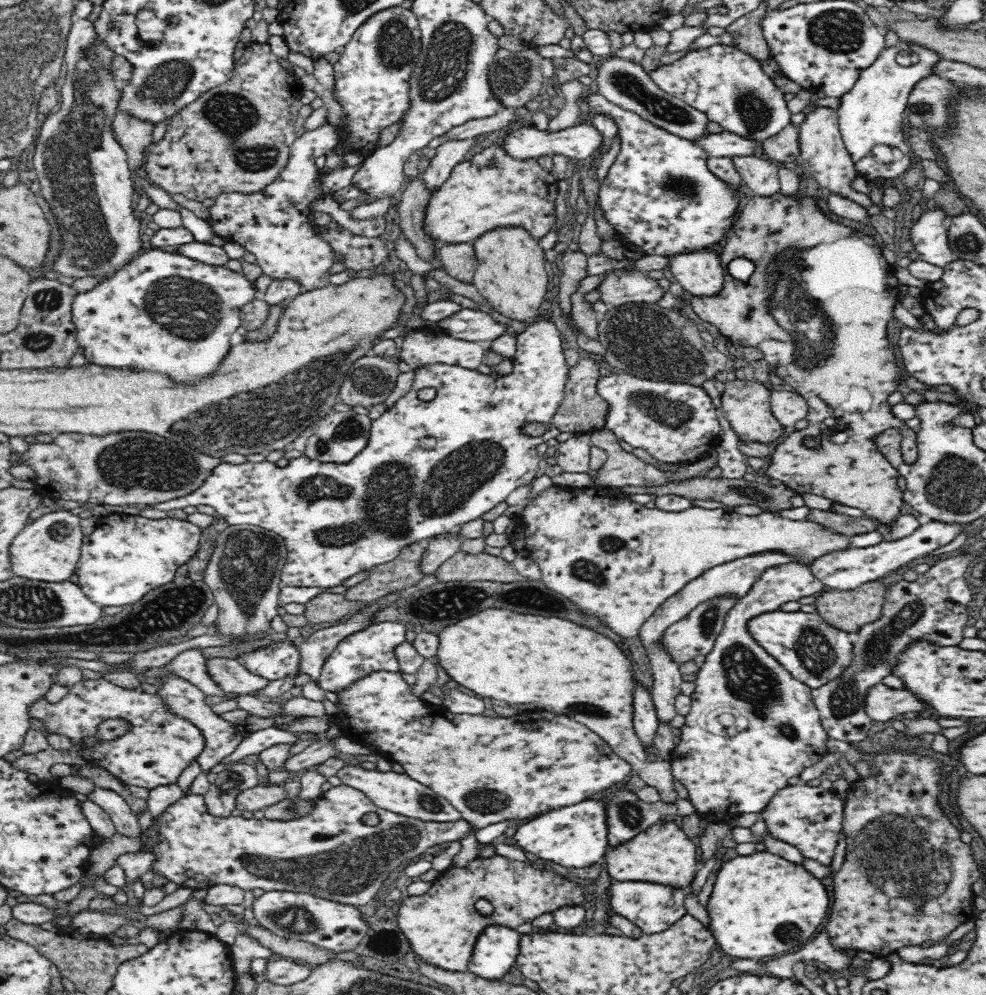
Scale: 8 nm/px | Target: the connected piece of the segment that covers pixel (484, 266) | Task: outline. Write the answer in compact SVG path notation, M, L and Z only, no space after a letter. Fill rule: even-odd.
M500 226L484 232L472 243L478 261L474 285L494 310L514 320L530 321L538 314L537 308L546 294L545 251L538 241L522 226Z

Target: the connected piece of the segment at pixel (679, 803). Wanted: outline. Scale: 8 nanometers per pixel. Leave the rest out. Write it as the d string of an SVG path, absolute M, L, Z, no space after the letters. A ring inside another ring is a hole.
M612 788L606 794L598 798L604 803L606 811L606 827L608 827L608 842L617 845L635 837L636 834L644 832L650 824L658 822L666 815L687 816L695 812L694 807L688 799L677 798L675 801L660 800L655 803L646 803L638 798L637 794L626 788Z

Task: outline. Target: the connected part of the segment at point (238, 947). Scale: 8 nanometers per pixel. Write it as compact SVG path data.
M240 934L234 942L229 945L232 954L232 963L238 977L244 976L246 972L251 972L253 960L258 958L270 959L273 951L265 946L260 946L253 938L248 938L245 934Z

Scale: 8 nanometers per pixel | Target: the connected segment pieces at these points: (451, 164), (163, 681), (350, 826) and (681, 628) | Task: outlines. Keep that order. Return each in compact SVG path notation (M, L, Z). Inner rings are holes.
M476 138L448 139L436 148L428 166L424 169L422 179L431 192L439 187L449 176L454 167L463 161L464 156L474 146Z
M164 673L159 677L154 678L156 685L156 697L160 699L160 703L164 705L164 709L168 713L180 718L190 721L194 725L204 739L205 748L198 756L198 763L202 769L209 771L222 762L224 758L231 755L243 738L237 732L236 725L224 721L218 714L212 711L212 708L206 704L206 696L198 687L191 685L191 683L178 675L172 673Z
M342 784L342 785L339 785L339 786L336 786L336 787L332 787L332 788L330 788L330 789L328 789L328 790L326 790L326 791L324 791L324 792L322 792L322 793L320 793L320 794L319 794L319 795L318 795L318 796L317 796L317 797L316 797L316 798L315 798L315 801L314 801L314 802L313 802L313 805L312 805L312 808L311 808L311 809L310 809L310 810L309 810L309 811L308 811L308 814L304 814L304 816L300 816L300 818L294 818L294 820L269 820L269 819L268 819L268 818L262 818L262 820L256 820L256 818L254 818L254 817L253 817L253 818L243 818L243 817L242 817L242 816L231 816L231 815L230 815L230 816L228 816L228 818L223 818L223 817L222 817L222 816L213 816L213 815L212 815L212 814L209 814L209 813L208 813L208 805L206 805L206 801L205 801L205 800L204 800L204 797L203 797L203 795L198 795L198 794L192 794L192 795L186 795L186 794L185 794L185 795L184 795L184 796L183 796L183 797L182 797L182 798L180 798L180 800L177 800L177 801L176 801L176 802L174 802L174 804L171 804L171 805L170 805L170 806L168 806L168 808L165 808L165 809L164 809L164 810L163 810L163 811L162 811L162 812L161 812L161 813L162 813L162 814L160 814L160 816L156 816L156 818L153 818L153 820L152 820L152 829L154 829L154 831L156 831L156 836L155 836L155 837L156 837L156 840L155 840L155 841L154 841L154 842L153 842L153 845L152 845L152 846L151 846L151 847L150 847L150 848L149 848L149 852L151 852L151 853L152 853L152 854L153 854L153 861L152 861L152 862L151 862L151 865L150 865L150 866L149 866L149 870L151 870L151 871L152 871L152 872L154 872L154 874L156 874L156 876L160 876L160 878L166 878L166 880L168 880L168 881L167 881L167 882L172 882L172 884L176 884L176 886L178 886L178 887L180 887L180 888L191 888L191 889L196 889L196 890L200 890L200 889L206 889L206 888L208 888L208 887L211 887L211 886L214 886L214 885L217 885L217 884L231 884L231 885L234 885L234 886L239 886L239 887L240 887L240 888L241 888L241 889L242 889L242 890L254 890L254 888L263 888L263 889L264 889L264 890L266 890L266 891L273 891L273 890L281 890L281 891L282 891L282 890L284 890L284 891L292 891L292 892L305 892L305 893L306 893L306 894L312 894L312 896L316 896L316 897L318 897L318 898L324 898L324 899L328 899L328 900L330 900L330 901L332 901L332 902L339 902L339 903L340 903L340 904L344 904L344 905L350 905L350 906L356 906L356 907L358 907L358 908L359 908L359 907L360 907L360 906L364 906L364 905L367 905L367 904L368 904L368 903L369 903L369 902L370 902L370 901L371 901L371 900L372 900L372 899L373 899L373 896L374 896L374 895L375 895L375 894L376 894L376 892L378 892L378 889L379 889L379 888L380 888L380 885L381 885L381 884L382 884L382 882L384 882L384 880L386 880L386 878L388 878L388 876L390 876L390 872L392 872L392 870L396 870L396 868L398 868L398 866L402 866L402 864L404 864L404 862L406 862L406 860L412 860L412 858L414 858L414 856L418 856L418 854L422 854L422 852L426 852L426 850L428 850L428 848L430 848L430 846L436 846L436 844L442 844L442 842L454 842L454 841L460 841L460 840L464 840L464 838L466 838L466 836L470 836L470 834L476 834L476 833L477 833L477 828L475 828L475 827L474 827L474 826L473 826L473 825L472 825L472 824L471 824L471 823L470 823L470 822L467 822L467 821L466 821L466 820L463 820L463 819L462 819L462 820L458 820L458 822L423 822L423 821L420 821L420 820L417 820L417 819L414 819L414 818L407 818L407 817L404 817L404 816L402 816L402 815L400 815L400 814L395 814L395 813L393 813L393 812L390 812L390 811L389 811L389 810L384 810L384 809L381 809L381 808L380 808L380 807L379 807L379 806L376 806L376 805L375 805L375 804L374 804L374 803L373 803L373 802L372 802L372 801L371 801L371 800L370 800L370 799L369 799L369 798L368 798L368 797L367 797L367 796L366 796L366 795L365 795L365 794L364 794L364 793L363 793L363 792L362 792L362 791L360 791L360 789L356 789L356 788L354 788L354 787L352 787L352 786L348 786L348 785L344 785L344 784ZM372 813L374 813L374 814L376 814L376 816L377 816L377 817L378 817L378 824L376 824L376 826L368 826L368 824L366 824L366 822L364 822L364 820L362 820L362 818L364 818L364 816L366 816L366 815L368 815L368 814L372 814ZM402 824L410 824L410 826L414 826L414 828L416 828L416 830L418 830L418 836L420 836L420 840L418 840L418 844L416 844L416 846L414 846L414 848L406 848L406 844L408 844L408 840L406 840L406 836L404 836L404 834L400 834L400 832L398 832L398 828L400 828L400 826L402 826Z
M712 598L692 609L683 619L668 625L657 640L657 646L678 666L693 662L696 656L706 656L712 652L716 638L723 629L726 613L737 600L735 598Z

